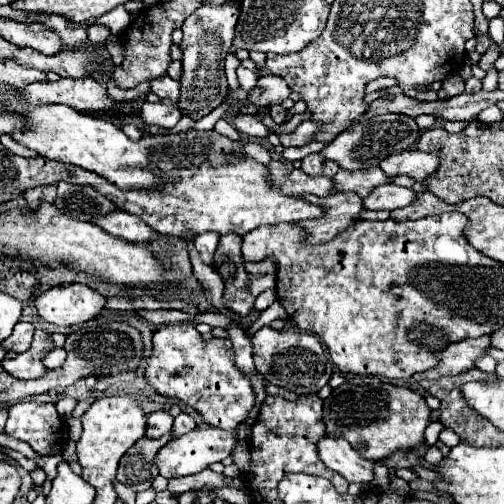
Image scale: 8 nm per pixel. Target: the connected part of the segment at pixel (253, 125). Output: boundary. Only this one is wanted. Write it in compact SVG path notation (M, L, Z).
M239 115L235 117L235 127L241 135L247 137L267 137L269 131L263 125L263 121L259 121L255 115Z

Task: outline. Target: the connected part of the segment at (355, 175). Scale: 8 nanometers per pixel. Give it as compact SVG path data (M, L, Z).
M339 169L339 173L333 177L333 185L337 191L351 191L357 193L359 197L367 197L373 187L389 183L391 179L379 169L361 169L361 171L347 171Z

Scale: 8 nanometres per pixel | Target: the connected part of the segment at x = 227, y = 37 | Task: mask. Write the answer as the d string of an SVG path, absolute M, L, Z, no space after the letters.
M225 3L221 7L217 5L201 5L193 15L187 17L183 23L183 41L181 41L181 65L183 73L179 79L181 95L179 95L179 111L191 119L201 119L213 109L217 109L225 97L227 97L227 77L225 77L225 55L229 53L235 37L235 25L237 25L239 9Z

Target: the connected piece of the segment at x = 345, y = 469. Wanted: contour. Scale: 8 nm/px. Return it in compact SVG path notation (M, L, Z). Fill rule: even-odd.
M325 437L319 441L319 457L325 465L345 477L349 483L371 483L373 461L361 457L345 439Z

